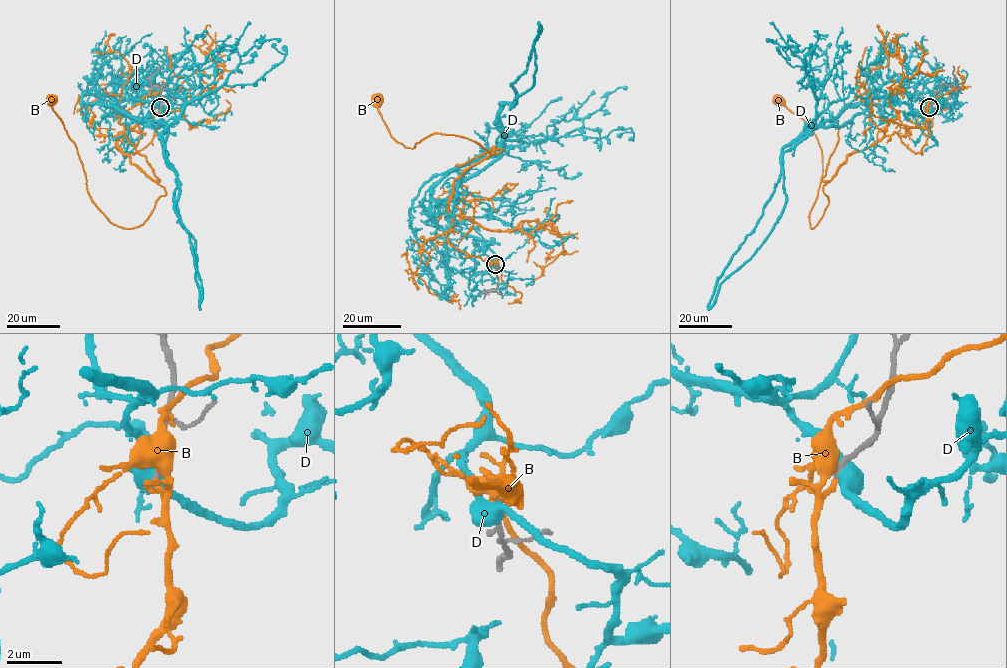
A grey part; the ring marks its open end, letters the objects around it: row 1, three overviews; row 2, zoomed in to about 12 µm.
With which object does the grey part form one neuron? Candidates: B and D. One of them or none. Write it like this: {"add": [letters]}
{"add": ["B"]}

